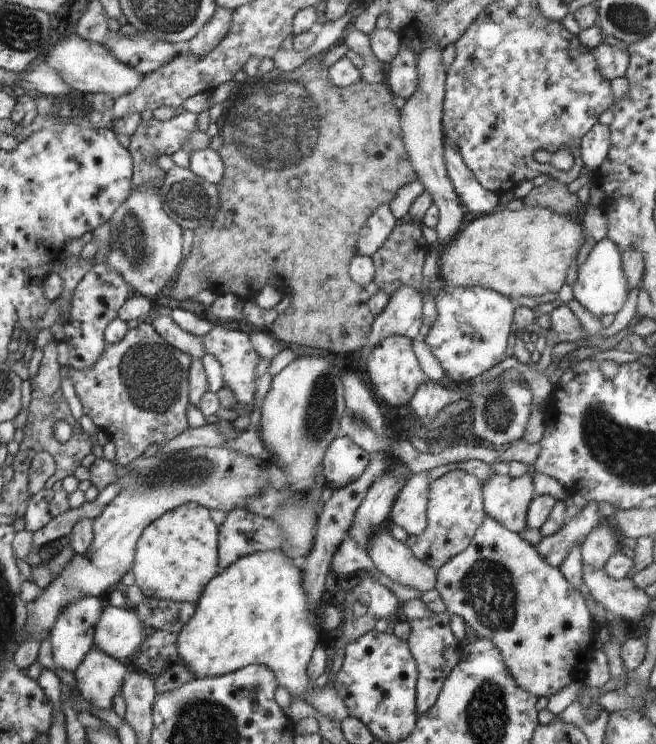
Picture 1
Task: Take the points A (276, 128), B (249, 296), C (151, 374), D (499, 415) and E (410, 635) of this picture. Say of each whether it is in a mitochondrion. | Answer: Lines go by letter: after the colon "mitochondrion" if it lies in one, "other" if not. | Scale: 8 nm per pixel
A: mitochondrion
B: other
C: mitochondrion
D: mitochondrion
E: other

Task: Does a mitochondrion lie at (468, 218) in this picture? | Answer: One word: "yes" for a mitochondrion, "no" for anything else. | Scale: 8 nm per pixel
no

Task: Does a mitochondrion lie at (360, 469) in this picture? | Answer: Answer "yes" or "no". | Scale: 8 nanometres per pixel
no

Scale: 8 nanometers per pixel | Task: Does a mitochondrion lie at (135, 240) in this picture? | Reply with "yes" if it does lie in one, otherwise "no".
yes

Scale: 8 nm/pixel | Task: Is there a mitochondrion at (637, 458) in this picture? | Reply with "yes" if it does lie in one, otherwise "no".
yes

